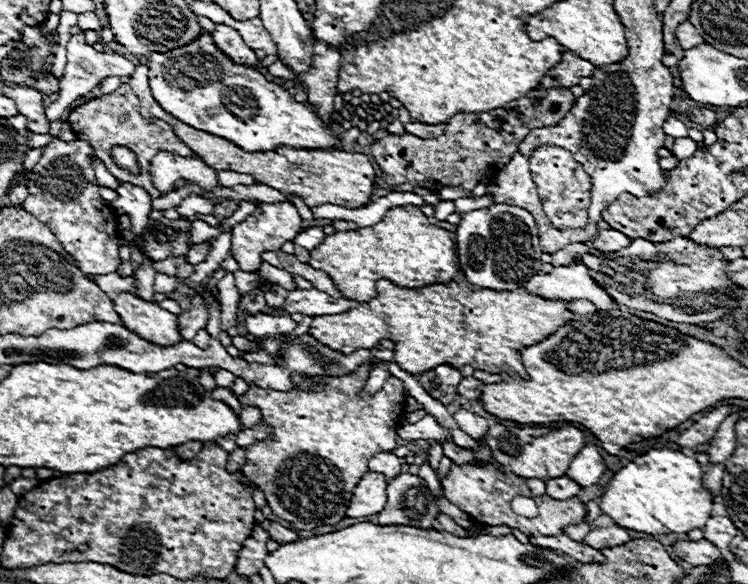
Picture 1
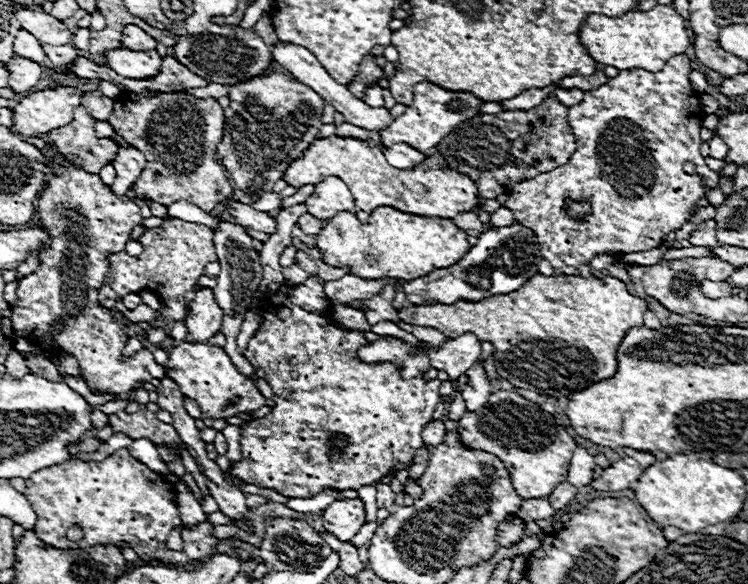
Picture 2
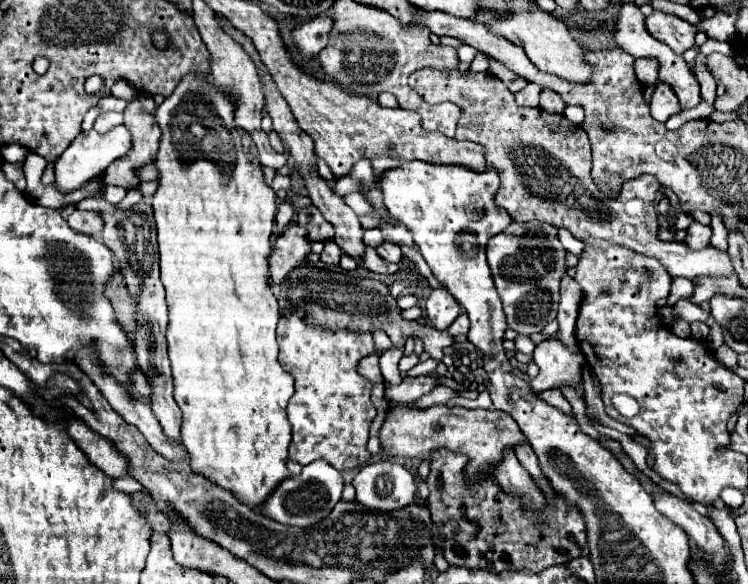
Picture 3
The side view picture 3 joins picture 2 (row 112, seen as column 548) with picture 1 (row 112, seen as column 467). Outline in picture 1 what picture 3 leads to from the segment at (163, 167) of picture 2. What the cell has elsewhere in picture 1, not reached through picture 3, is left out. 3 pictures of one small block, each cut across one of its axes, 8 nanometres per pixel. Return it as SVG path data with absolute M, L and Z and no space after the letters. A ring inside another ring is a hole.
M122 84L116 92L108 94L106 98L94 98L94 100L74 108L74 112L70 112L68 120L74 126L74 134L80 140L86 140L96 150L98 158L106 164L106 168L110 170L112 176L116 176L122 182L142 186L146 192L150 192L150 198L162 196L162 192L152 186L150 172L148 172L150 160L156 152L166 150L166 152L172 152L172 154L178 154L178 156L196 156L184 142L178 140L178 136L172 132L172 128L168 124L164 124L162 120L142 118L140 108L138 108L138 98L134 96L134 92L128 84ZM114 146L126 146L128 150L132 150L138 156L138 166L140 166L138 174L130 174L128 170L114 164L114 160L112 160L112 148Z

